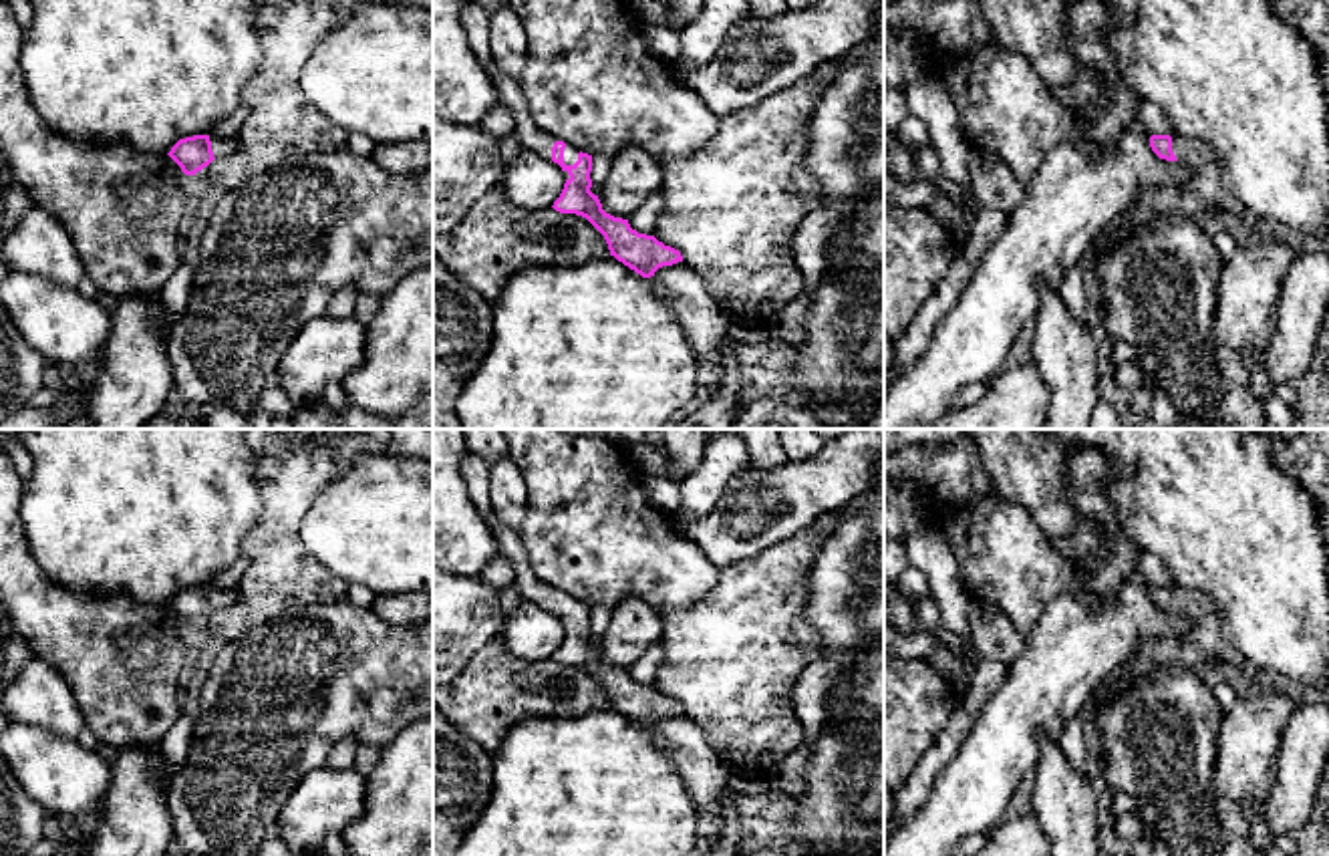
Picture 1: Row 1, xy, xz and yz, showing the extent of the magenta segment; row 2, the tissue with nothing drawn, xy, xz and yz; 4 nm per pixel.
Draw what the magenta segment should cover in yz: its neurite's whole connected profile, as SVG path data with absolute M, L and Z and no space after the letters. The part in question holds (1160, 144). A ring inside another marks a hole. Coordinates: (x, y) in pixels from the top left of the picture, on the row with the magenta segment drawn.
M1152 135L1150 147L1160 159L1180 161L1180 163L1192 165L1194 169L1208 161L1214 161L1212 145L1194 137Z

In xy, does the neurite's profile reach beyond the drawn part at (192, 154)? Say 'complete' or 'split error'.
split error

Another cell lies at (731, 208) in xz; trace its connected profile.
M807 77L759 105L719 119L717 133L693 155L656 159L662 169L660 213L654 238L681 252L711 298L731 316L763 322L793 302L803 276L791 252L801 222L820 209L822 189L803 165L811 115L830 83Z

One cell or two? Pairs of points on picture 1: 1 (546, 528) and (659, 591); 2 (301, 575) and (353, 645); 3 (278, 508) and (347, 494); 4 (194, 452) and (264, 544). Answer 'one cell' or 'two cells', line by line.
1: one cell
2: two cells
3: two cells
4: two cells

